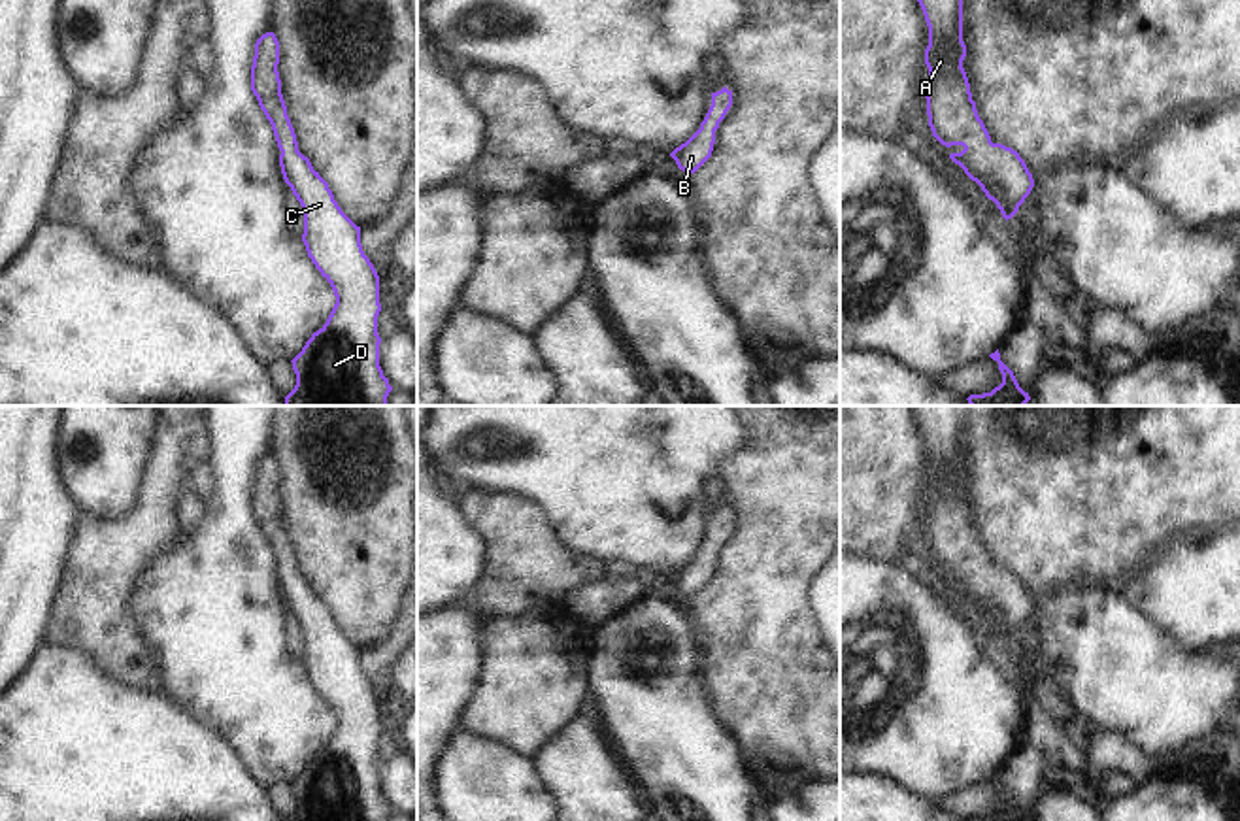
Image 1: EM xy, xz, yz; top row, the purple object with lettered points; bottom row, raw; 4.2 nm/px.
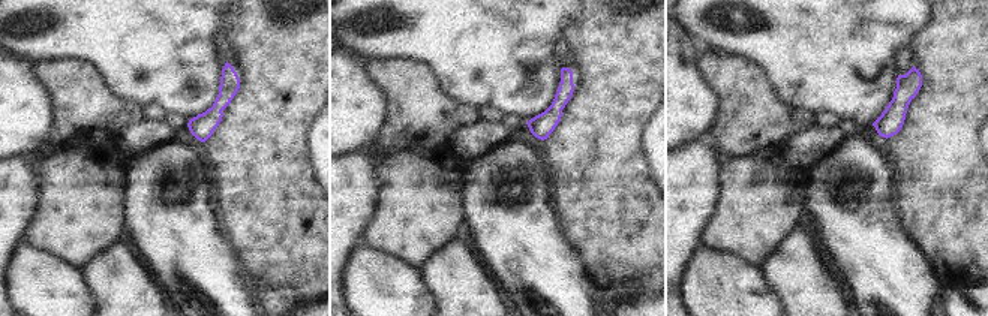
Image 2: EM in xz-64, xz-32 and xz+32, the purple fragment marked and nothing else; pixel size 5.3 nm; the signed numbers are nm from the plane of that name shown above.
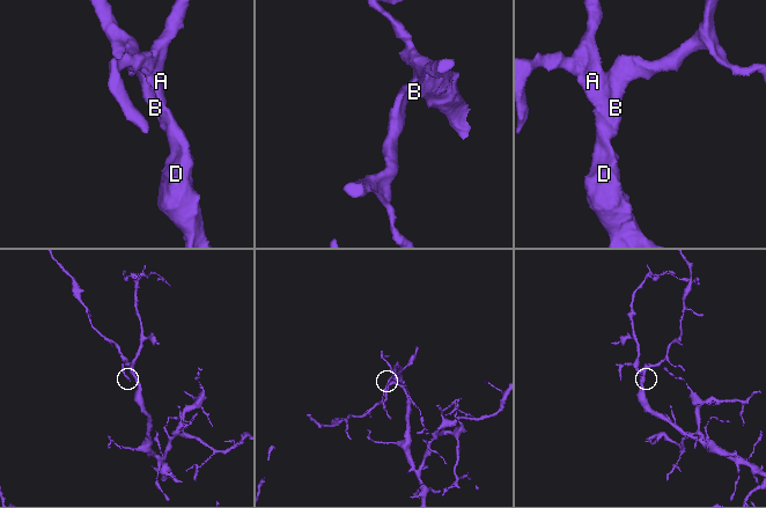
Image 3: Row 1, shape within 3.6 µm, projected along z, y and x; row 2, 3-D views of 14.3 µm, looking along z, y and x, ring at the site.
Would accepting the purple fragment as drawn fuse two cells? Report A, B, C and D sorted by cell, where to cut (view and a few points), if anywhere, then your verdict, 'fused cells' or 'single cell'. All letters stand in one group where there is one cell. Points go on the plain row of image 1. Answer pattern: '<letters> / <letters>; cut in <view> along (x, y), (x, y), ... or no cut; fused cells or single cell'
A B C D; no cut; single cell

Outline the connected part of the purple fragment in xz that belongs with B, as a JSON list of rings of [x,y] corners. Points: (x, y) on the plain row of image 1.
[[[723,510],[721,513],[712,515],[712,528],[700,545],[700,551],[670,576],[679,593],[691,598],[712,579],[715,553],[719,551],[719,545],[725,542],[730,528],[732,513]]]

